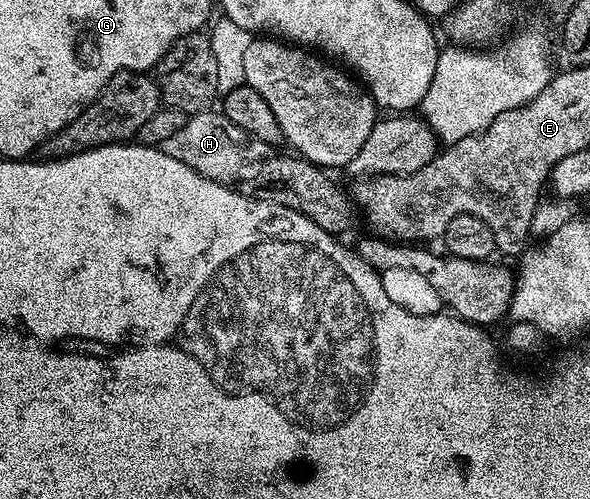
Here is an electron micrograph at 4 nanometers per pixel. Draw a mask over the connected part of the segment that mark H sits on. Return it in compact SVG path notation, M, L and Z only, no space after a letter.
M216 109L189 115L186 125L182 125L178 133L166 137L162 149L170 157L174 157L174 161L182 161L182 165L190 165L190 169L194 169L202 177L225 185L235 184L236 178L239 180L270 151L269 144L247 135L238 125L234 125L234 121L230 121Z

